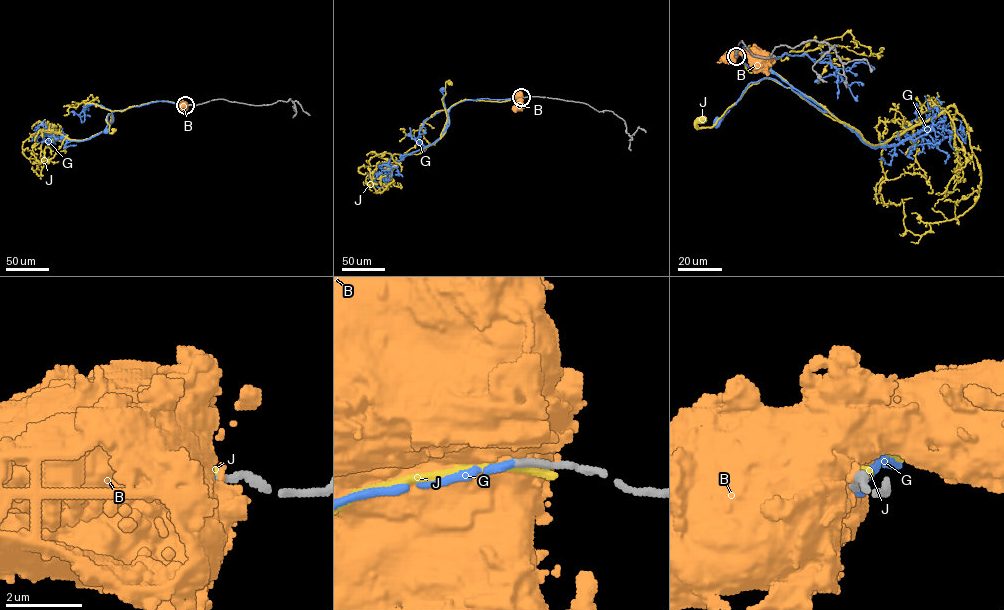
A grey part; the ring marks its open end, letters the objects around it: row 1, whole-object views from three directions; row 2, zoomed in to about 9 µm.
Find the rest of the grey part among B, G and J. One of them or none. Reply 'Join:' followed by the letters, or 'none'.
Join: G

